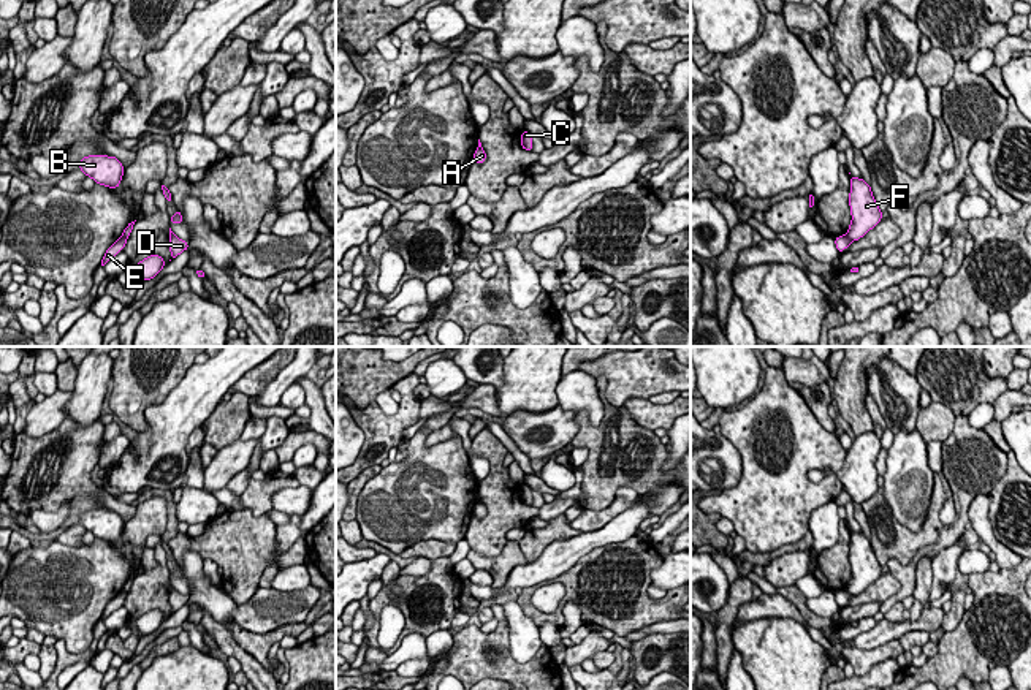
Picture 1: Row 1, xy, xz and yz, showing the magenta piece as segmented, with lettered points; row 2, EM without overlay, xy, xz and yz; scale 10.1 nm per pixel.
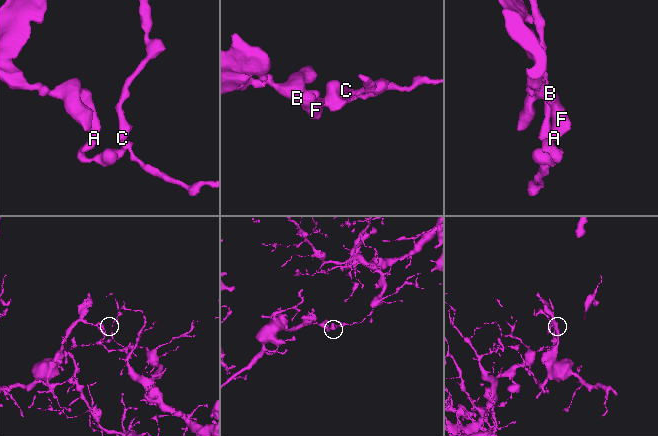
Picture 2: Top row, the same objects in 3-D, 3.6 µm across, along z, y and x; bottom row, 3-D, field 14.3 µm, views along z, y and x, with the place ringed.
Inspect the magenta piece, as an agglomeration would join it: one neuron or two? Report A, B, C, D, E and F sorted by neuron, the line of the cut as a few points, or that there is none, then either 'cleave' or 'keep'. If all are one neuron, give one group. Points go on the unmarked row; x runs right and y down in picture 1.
A B F / C D E | yz (846, 589), (851, 594) | cleave

